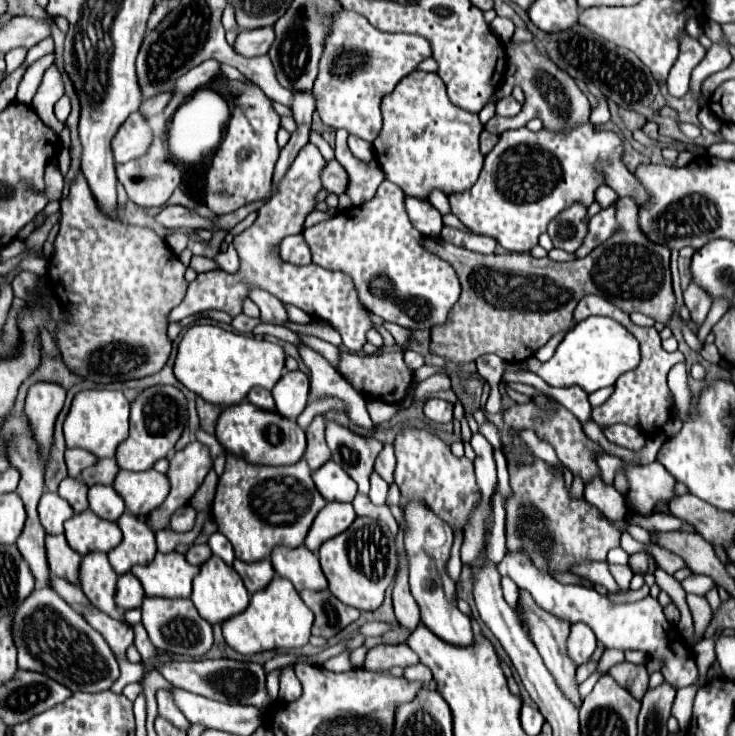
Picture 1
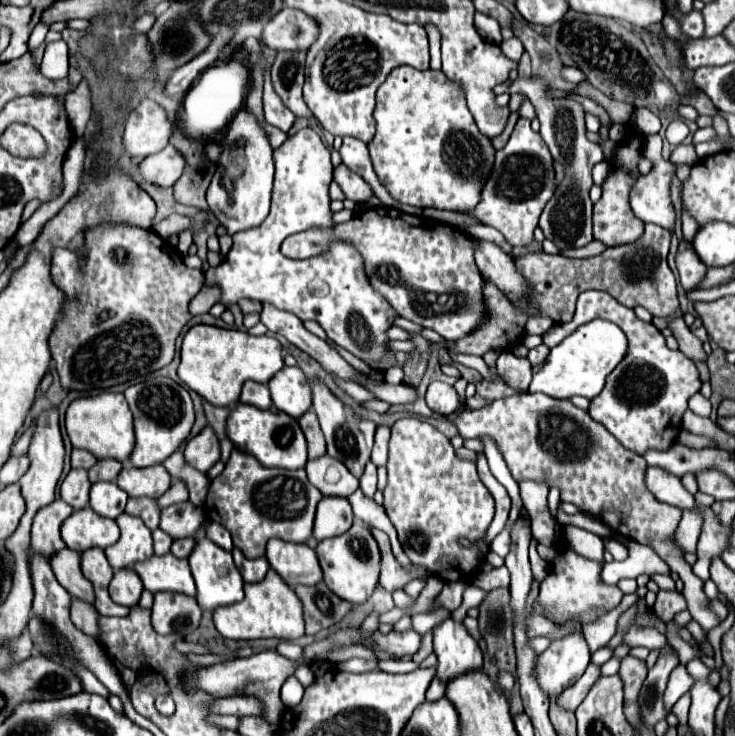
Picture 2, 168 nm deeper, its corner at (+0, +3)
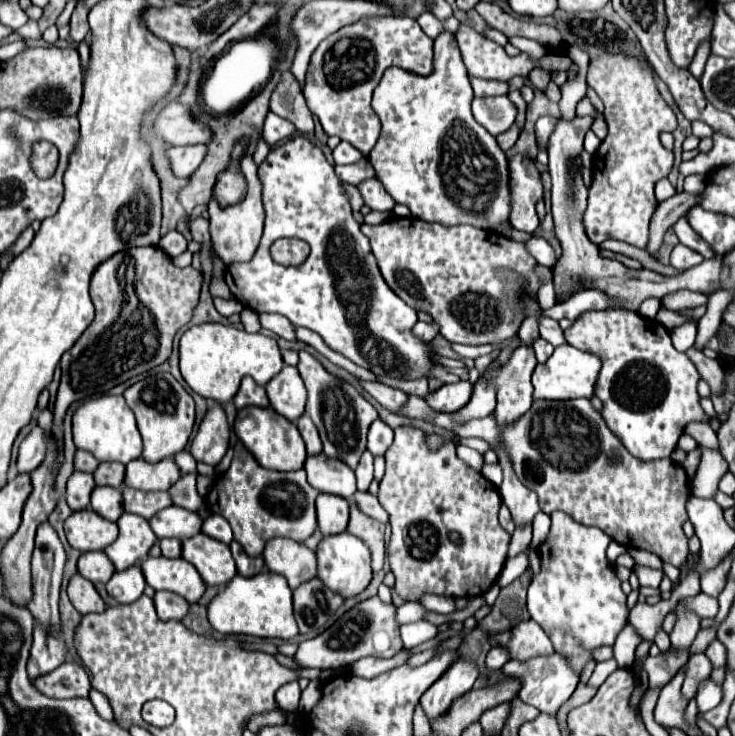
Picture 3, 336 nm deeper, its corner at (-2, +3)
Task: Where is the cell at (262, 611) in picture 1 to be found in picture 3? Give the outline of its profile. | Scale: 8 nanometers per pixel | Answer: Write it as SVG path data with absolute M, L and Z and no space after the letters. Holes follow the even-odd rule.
M263 571L253 577L235 575L233 583L221 589L215 595L215 599L207 605L207 613L213 629L225 635L243 633L243 635L277 637L277 639L293 639L295 635L299 635L299 629L293 617L291 589L285 577L273 571Z

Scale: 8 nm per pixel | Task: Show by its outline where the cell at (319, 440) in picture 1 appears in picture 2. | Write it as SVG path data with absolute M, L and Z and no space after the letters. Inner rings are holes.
M307 411L303 413L299 419L299 425L303 429L303 435L307 439L307 447L309 447L309 459L317 459L321 455L325 455L325 441L323 441L323 433L319 429L319 421L315 417L315 413Z

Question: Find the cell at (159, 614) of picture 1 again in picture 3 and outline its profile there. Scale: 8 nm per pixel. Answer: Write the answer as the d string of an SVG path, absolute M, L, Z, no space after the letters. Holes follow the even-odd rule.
M157 591L153 601L161 621L171 621L171 619L181 621L189 613L189 603L171 591Z

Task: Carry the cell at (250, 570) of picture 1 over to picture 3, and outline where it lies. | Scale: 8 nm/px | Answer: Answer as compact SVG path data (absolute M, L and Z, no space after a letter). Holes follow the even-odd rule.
M233 541L229 547L231 547L233 559L235 559L235 563L237 563L237 573L239 573L239 575L243 575L243 577L253 577L253 575L257 575L257 573L261 573L261 571L265 569L263 557L247 557L237 541Z

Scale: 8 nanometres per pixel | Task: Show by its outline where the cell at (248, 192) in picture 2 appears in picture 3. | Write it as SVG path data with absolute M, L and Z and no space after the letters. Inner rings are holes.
M245 155L241 159L241 171L247 179L247 197L237 203L237 205L229 205L229 207L221 207L217 203L217 199L209 201L209 221L211 221L211 243L215 253L221 257L221 261L225 265L235 263L235 261L249 261L259 245L261 233L263 233L263 219L265 219L265 209L263 209L263 201L261 201L261 179L257 177L257 163L253 161L253 157Z

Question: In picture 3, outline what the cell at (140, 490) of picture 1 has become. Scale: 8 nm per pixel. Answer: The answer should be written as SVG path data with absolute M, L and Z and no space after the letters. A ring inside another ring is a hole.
M135 459L127 463L123 485L139 491L167 491L179 477L181 471L173 459L163 459L153 465L143 459Z

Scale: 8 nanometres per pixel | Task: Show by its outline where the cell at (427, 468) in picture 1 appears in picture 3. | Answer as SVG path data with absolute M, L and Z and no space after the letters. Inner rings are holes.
M403 425L395 429L395 439L385 453L387 471L379 483L379 503L391 517L391 541L389 541L389 565L397 579L395 591L407 601L419 601L425 593L437 593L447 597L477 597L483 595L493 581L499 577L511 535L499 525L497 511L501 505L501 495L493 483L489 483L479 471L465 465L455 455L455 443L447 439L441 447L431 449L427 443L427 433ZM449 531L457 531L463 537L461 545L449 541Z

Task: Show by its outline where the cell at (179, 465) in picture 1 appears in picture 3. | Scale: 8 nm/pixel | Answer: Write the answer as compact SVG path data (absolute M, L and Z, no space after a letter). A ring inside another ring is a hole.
M213 405L191 443L191 455L207 465L217 465L229 447L229 425L221 405Z

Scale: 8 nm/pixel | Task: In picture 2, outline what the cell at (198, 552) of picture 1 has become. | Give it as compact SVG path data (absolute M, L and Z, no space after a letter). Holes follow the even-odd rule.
M175 539L171 545L171 553L179 559L185 559L193 551L193 547L195 547L195 539Z

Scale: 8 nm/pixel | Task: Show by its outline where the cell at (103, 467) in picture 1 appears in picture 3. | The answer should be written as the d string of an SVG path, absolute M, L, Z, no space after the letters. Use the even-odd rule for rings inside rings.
M99 463L99 467L93 473L97 485L111 485L111 487L123 487L125 477L125 465L123 463Z

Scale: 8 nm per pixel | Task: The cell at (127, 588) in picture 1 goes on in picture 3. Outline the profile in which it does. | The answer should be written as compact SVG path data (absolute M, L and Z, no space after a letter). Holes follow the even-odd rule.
M133 565L125 571L117 571L107 585L107 593L121 603L133 603L143 595L145 589L145 577L139 569L139 565Z

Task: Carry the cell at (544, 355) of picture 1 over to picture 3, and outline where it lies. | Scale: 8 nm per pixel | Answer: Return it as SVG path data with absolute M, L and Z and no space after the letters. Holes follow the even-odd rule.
M619 309L585 311L565 331L565 341L573 347L591 351L601 357L603 367L601 367L601 373L599 373L599 379L595 385L595 395L603 403L601 415L603 415L607 427L625 445L625 449L631 455L635 455L637 459L649 461L649 459L671 457L671 453L677 447L679 437L683 435L685 425L689 421L701 421L707 417L699 405L699 393L697 393L699 373L697 373L695 365L689 361L689 357L685 353L679 353L671 345L669 331L661 323L645 319L639 313L625 311L625 309L623 311L619 311Z

